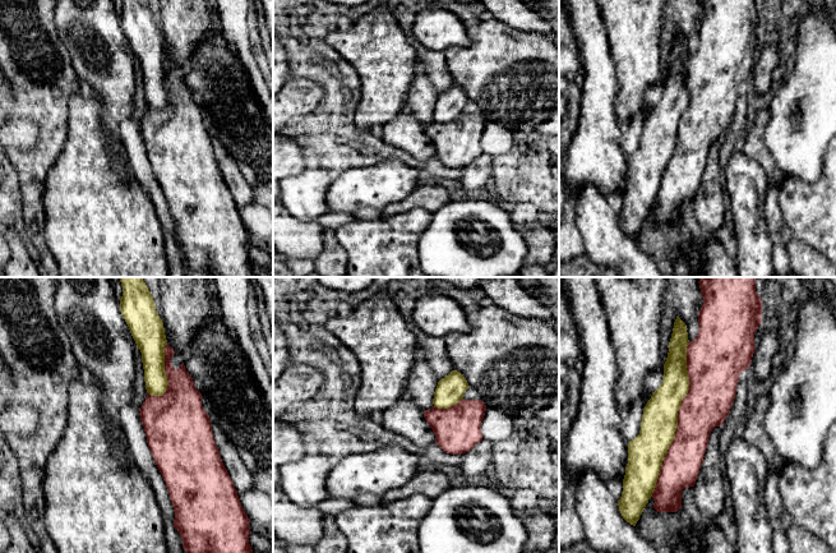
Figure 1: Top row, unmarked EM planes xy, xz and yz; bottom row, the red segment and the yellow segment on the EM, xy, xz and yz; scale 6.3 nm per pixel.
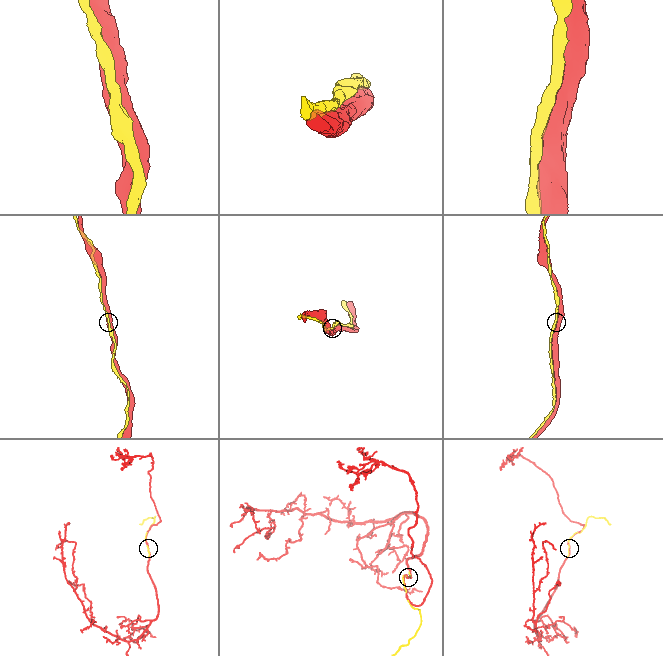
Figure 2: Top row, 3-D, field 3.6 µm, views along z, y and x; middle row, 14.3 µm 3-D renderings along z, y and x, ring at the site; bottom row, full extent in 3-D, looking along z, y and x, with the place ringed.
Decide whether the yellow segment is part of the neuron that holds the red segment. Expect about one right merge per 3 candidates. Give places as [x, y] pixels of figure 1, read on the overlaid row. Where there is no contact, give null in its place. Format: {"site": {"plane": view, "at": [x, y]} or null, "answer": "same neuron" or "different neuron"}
{"site": {"plane": "yz", "at": [678, 419]}, "answer": "same neuron"}

